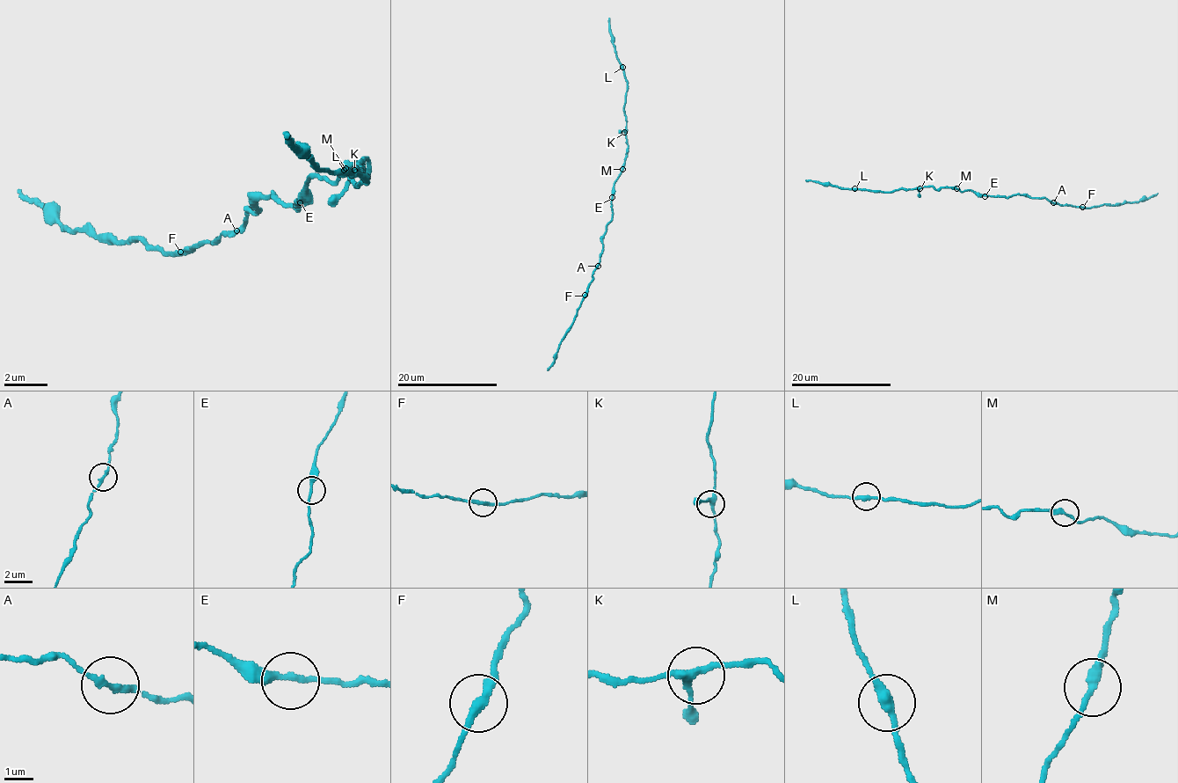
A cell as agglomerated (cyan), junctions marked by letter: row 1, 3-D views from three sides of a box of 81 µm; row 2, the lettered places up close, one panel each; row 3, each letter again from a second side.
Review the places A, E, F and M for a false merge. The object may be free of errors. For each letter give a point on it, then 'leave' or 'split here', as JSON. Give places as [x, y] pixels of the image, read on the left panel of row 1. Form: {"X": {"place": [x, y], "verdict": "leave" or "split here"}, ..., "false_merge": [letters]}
{"A": {"place": [236, 230], "verdict": "leave"}, "E": {"place": [300, 202], "verdict": "leave"}, "F": {"place": [180, 252], "verdict": "leave"}, "M": {"place": [345, 168], "verdict": "leave"}, "false_merge": []}

